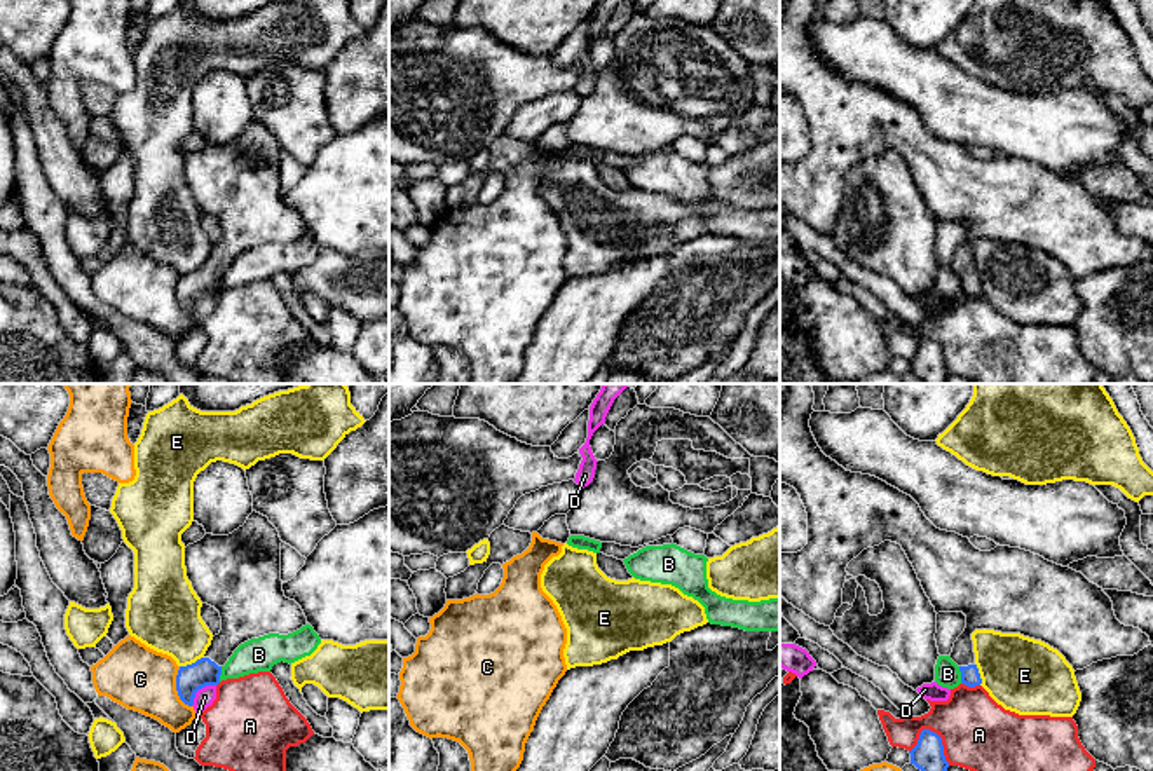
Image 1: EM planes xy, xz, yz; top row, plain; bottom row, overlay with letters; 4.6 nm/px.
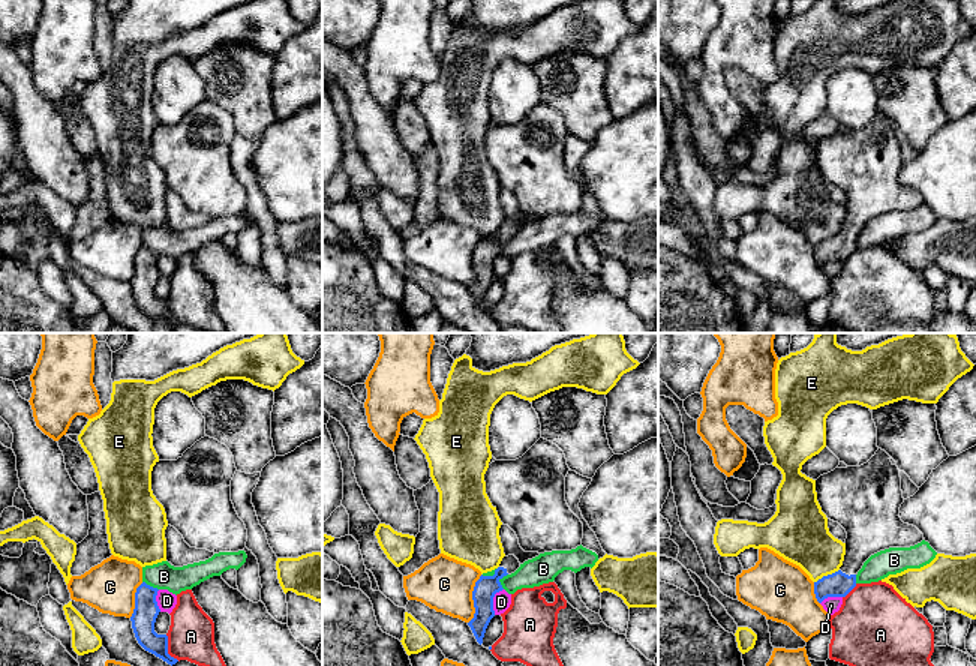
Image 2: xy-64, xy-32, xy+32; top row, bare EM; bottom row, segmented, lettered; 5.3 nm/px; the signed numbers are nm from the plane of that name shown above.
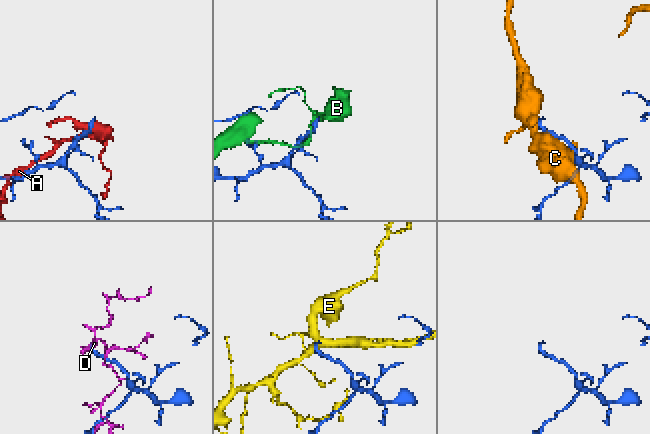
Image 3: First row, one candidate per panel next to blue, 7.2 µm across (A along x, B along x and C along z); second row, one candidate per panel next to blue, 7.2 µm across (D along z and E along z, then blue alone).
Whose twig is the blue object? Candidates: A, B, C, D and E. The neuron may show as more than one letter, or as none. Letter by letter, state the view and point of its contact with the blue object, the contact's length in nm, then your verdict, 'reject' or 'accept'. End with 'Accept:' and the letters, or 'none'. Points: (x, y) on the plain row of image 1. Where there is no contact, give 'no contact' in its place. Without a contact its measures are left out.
A: meets blue in yz at (941, 353); contact 220 nm long; reject
B: meets blue in yz at (961, 285); contact 80 nm long; reject
C: meets blue in xy at (177, 297); contact 200 nm long; reject
D: meets blue in xy at (199, 297); contact 160 nm long; reject
E: meets blue in xy at (192, 272); contact 120 nm long; reject
Accept: none

